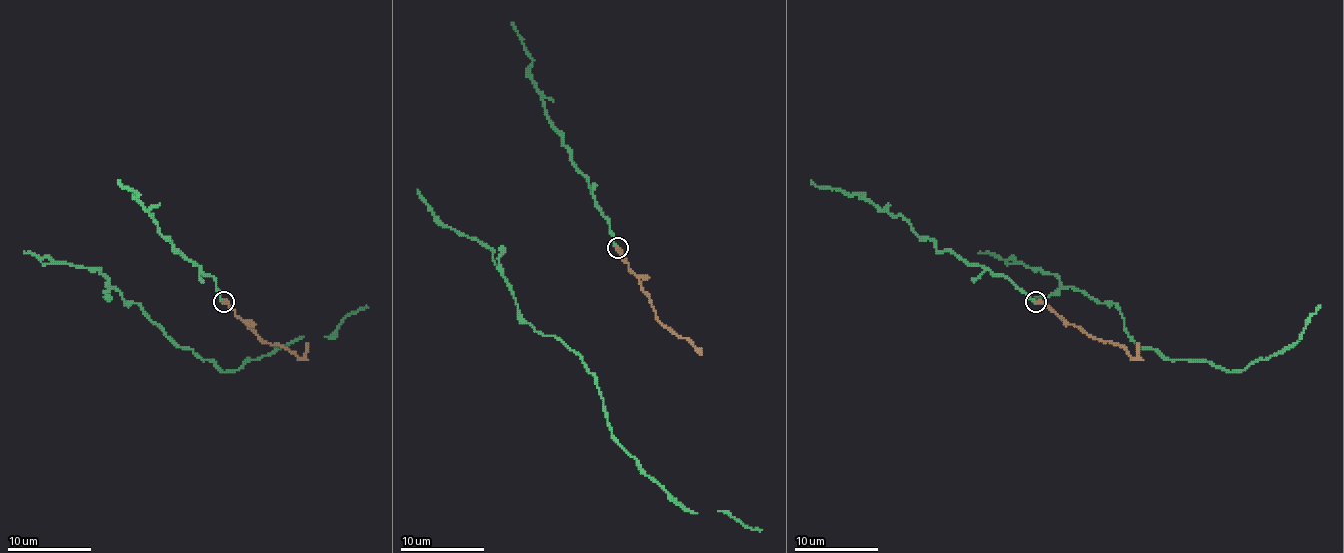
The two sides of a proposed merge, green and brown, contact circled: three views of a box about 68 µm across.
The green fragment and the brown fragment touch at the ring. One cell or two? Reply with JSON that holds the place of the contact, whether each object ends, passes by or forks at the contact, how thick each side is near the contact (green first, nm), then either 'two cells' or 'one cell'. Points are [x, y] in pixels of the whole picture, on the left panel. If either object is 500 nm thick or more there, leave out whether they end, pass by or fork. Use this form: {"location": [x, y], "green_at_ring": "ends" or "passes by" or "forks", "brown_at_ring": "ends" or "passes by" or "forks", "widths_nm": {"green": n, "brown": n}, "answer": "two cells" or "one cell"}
{"location": [224, 302], "green_at_ring": "ends", "brown_at_ring": "ends", "widths_nm": {"green": 190, "brown": 320}, "answer": "one cell"}

